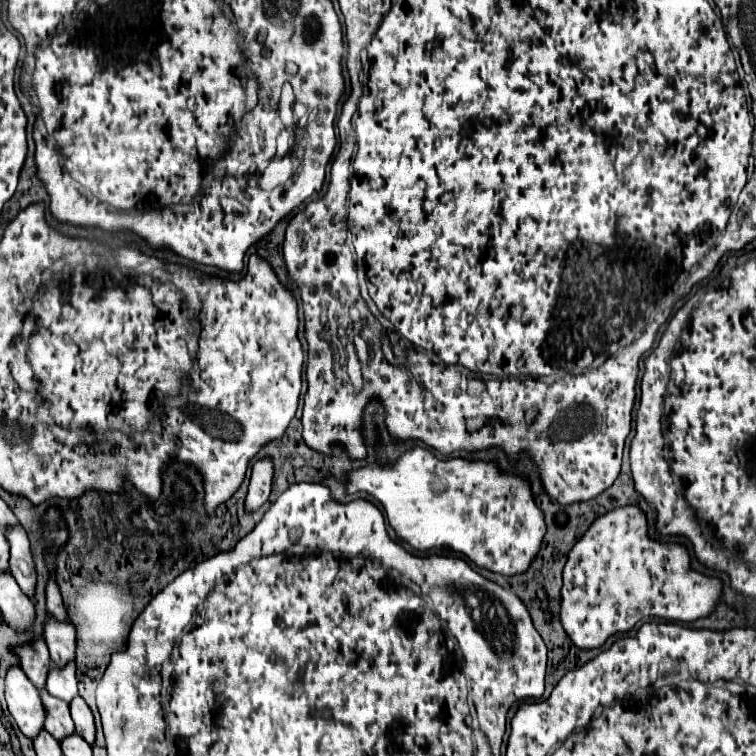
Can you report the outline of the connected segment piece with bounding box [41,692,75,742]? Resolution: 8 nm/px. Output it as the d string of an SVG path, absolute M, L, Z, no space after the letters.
M41 692L41 700L47 710L45 730L59 742L75 734L75 724L69 714L69 704L61 704L61 700L53 700L53 696L49 696L47 692Z

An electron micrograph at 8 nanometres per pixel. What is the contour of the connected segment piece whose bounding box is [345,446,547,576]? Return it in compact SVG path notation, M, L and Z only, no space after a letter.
M413 446L391 464L381 466L379 462L373 462L369 466L349 470L345 490L347 494L367 492L375 496L383 504L391 528L415 550L423 552L431 548L451 548L455 552L465 554L479 568L497 572L501 576L517 576L527 572L547 532L545 516L533 500L529 480L525 476L499 470L495 460L493 462L467 458L437 460L431 450Z

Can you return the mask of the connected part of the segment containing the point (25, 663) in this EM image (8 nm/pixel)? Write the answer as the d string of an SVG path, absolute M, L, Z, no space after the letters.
M37 638L33 644L29 644L25 648L17 648L17 654L21 656L21 668L27 674L27 678L39 690L45 688L47 672L51 668L51 658L49 658L49 650L47 650L47 644L43 642L43 638Z

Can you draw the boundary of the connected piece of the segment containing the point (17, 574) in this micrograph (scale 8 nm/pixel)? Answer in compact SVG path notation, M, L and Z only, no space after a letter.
M21 526L17 528L9 528L5 530L7 540L11 544L11 574L17 580L17 584L21 586L21 590L33 598L35 596L35 586L37 586L37 572L35 572L35 564L33 564L33 552L29 546L29 538L25 534L25 530Z

